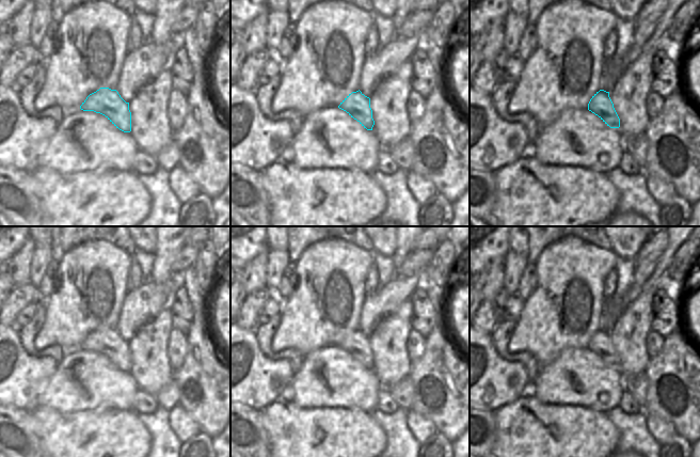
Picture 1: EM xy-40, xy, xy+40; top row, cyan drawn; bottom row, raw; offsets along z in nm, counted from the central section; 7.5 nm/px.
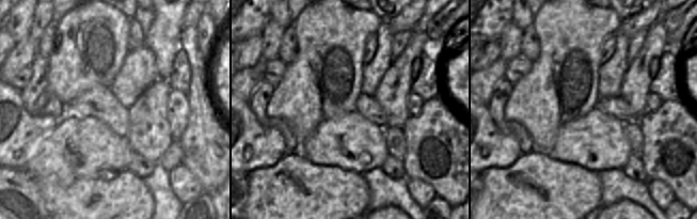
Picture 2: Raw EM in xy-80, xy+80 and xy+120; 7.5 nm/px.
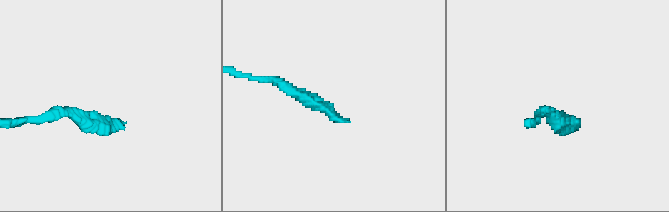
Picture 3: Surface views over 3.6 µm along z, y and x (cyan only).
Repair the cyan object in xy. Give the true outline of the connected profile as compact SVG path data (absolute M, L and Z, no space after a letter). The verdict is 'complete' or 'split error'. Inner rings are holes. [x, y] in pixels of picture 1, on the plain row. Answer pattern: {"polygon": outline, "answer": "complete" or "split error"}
{"polygon": "M360 329L349 333L338 347L346 350L367 369L372 369L375 360L370 347L370 337L365 335Z", "answer": "complete"}

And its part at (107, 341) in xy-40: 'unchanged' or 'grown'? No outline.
unchanged

